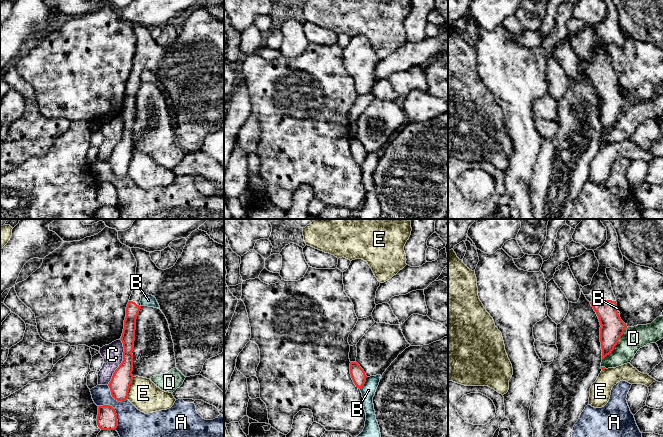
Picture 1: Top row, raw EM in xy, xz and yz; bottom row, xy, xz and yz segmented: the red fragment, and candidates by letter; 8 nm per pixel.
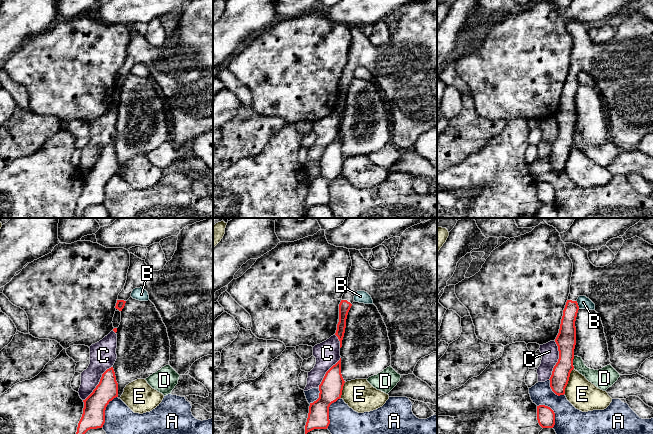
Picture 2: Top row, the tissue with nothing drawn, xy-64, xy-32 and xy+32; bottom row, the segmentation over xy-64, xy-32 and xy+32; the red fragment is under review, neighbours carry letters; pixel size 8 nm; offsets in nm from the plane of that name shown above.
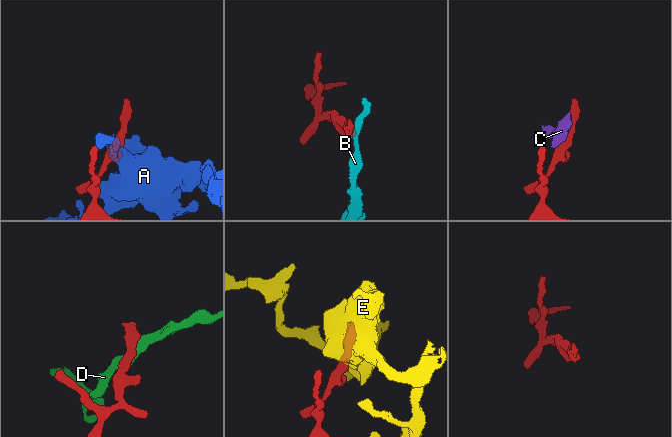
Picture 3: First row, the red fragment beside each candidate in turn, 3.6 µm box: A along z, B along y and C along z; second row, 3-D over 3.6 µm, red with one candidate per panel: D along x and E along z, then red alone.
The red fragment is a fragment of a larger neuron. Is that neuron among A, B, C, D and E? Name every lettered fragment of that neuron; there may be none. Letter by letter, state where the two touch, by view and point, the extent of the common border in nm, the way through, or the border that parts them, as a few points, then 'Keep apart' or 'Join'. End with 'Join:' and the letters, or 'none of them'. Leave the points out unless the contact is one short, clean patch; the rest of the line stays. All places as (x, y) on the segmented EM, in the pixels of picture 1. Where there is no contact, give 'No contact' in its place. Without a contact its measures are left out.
A: Touches red at xy (115, 411). Shared border 240 nm. Keep apart
B: Touches red at xz (364, 383). Shared border 120 nm. Boundary: xz (367, 377), (360, 389). Keep apart
C: Touches red at xy (122, 362). Shared border 380 nm. Keep apart
D: Touches red at yz (616, 344). Shared border 340 nm. Boundary: yz (627, 327), (614, 348), (602, 360). Keep apart
E: Touches red at xy (129, 387). Shared border 180 nm. Boundary: xy (133, 377), (127, 398). Keep apart
Join: none of them

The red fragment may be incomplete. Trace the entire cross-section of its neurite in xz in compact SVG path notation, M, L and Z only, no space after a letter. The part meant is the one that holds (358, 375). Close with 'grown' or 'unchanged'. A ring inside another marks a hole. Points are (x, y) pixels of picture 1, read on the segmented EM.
M356 345L350 346L349 359L350 359L350 374L351 378L359 389L363 387L366 382L366 374L360 365L356 362L357 347Z; grown

